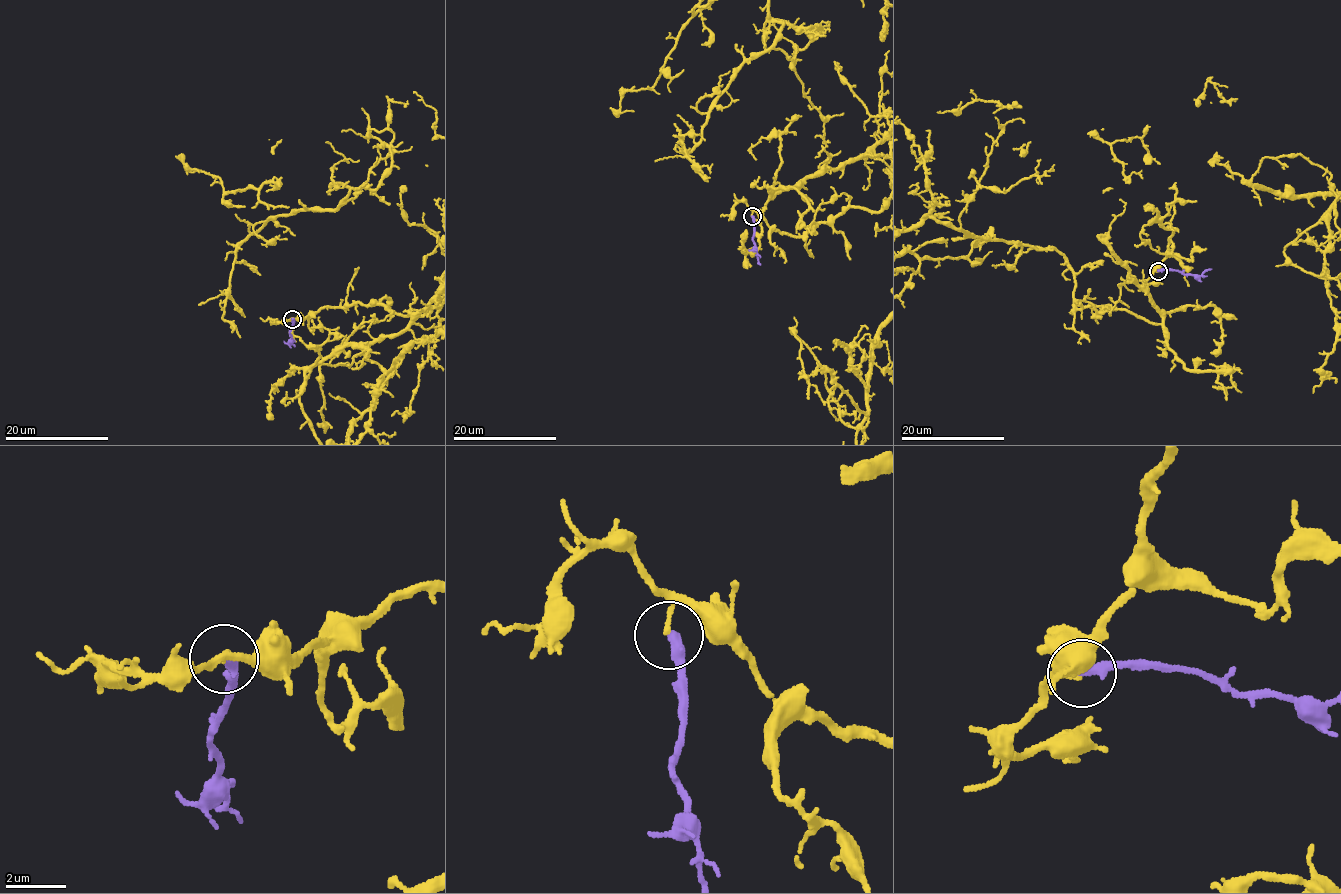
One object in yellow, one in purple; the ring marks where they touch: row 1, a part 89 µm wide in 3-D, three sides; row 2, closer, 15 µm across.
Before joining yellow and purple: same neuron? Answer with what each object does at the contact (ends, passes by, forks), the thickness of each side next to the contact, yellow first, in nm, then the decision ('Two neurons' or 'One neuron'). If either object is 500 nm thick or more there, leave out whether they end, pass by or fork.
At the ring yellow ends. At the ring purple ends. Thickness 140 nm (yellow) against 360 nm. Two neurons

